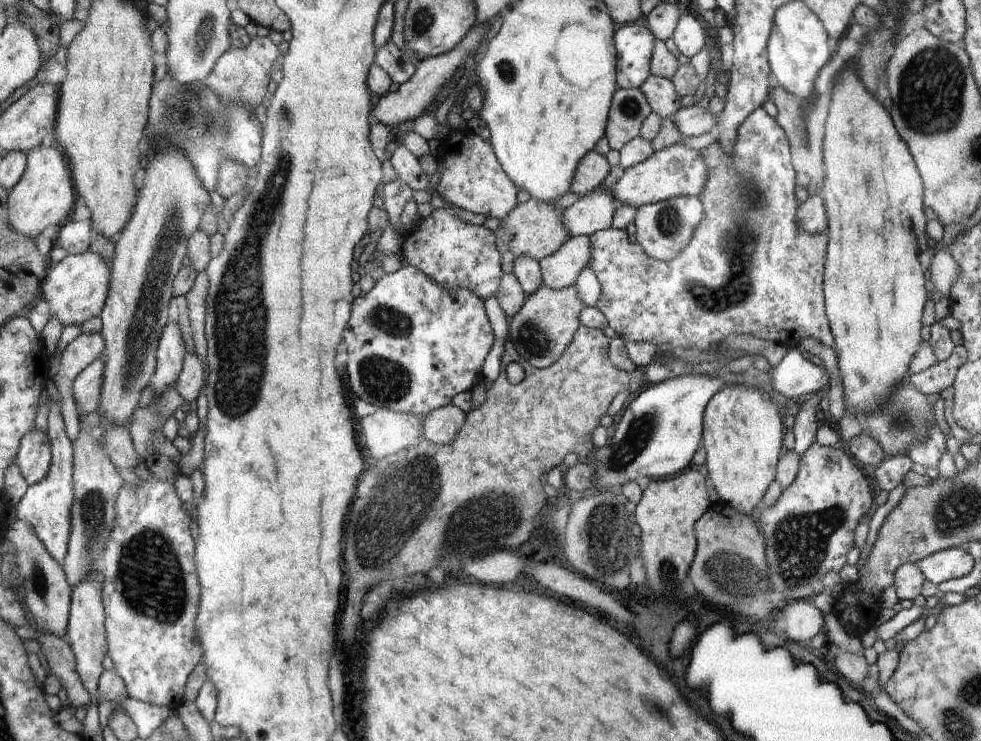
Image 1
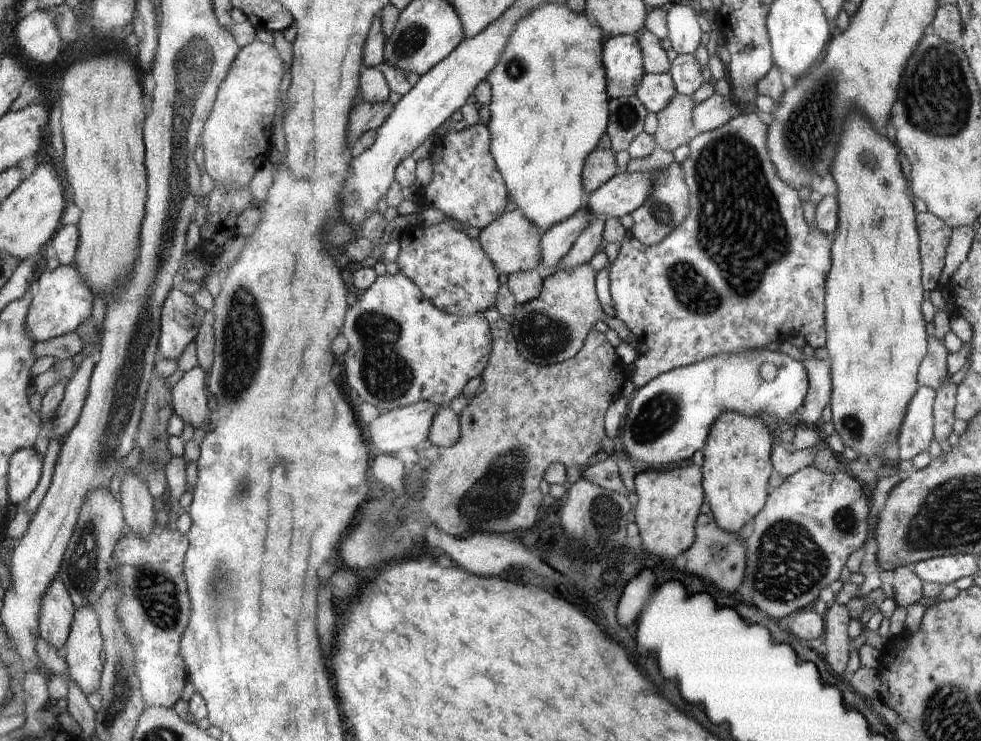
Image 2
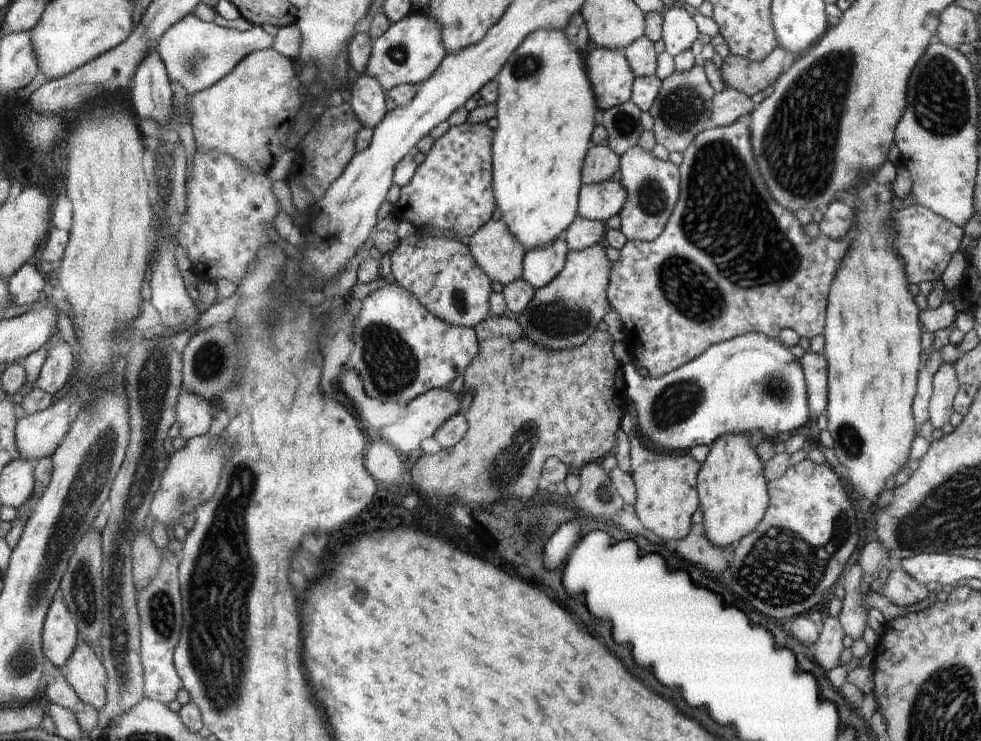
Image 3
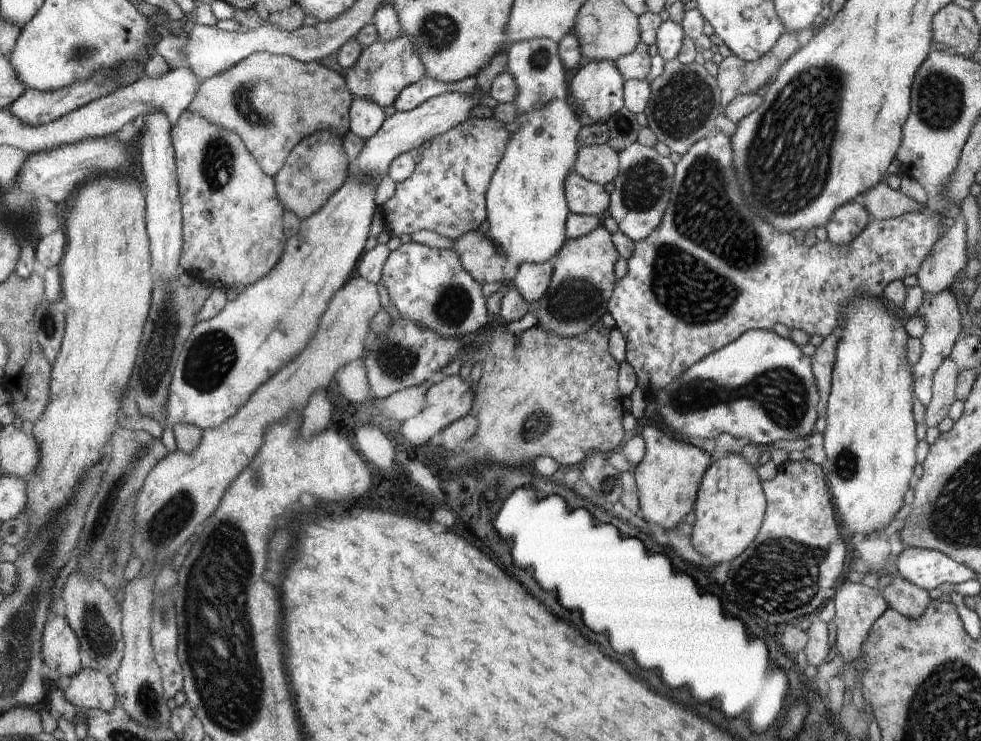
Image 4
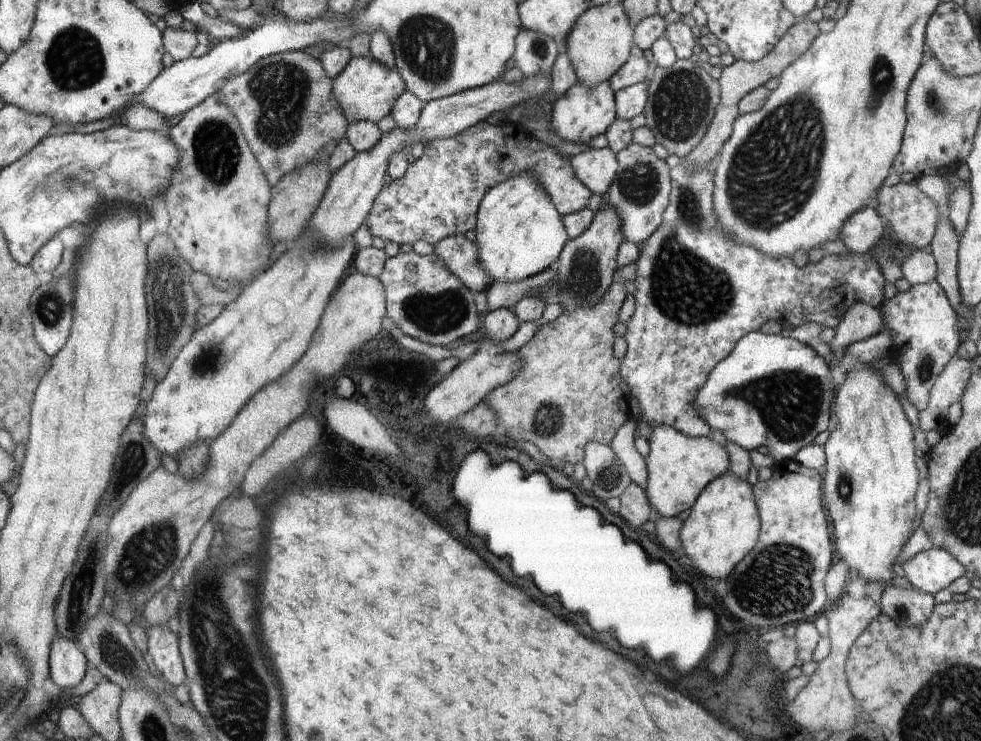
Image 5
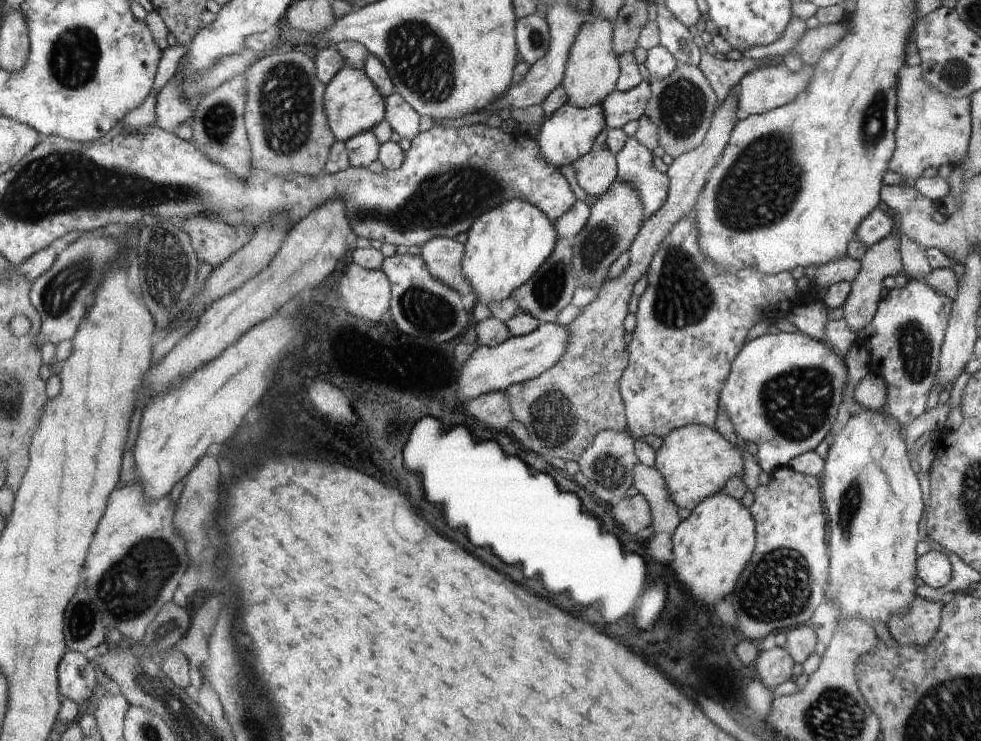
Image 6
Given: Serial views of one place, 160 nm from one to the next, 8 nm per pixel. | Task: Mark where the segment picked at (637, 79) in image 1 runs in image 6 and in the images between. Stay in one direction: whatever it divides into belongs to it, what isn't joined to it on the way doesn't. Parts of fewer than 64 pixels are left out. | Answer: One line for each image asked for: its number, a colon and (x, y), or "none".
2: (622, 62)
3: (611, 78)
4: (596, 89)
5: (581, 113)
6: (570, 132)

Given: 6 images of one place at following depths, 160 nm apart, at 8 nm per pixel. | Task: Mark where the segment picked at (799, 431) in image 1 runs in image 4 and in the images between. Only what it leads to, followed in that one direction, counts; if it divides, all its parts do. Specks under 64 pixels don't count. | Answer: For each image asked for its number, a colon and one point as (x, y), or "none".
2: (818, 395)
3: (814, 365)
4: (822, 362)

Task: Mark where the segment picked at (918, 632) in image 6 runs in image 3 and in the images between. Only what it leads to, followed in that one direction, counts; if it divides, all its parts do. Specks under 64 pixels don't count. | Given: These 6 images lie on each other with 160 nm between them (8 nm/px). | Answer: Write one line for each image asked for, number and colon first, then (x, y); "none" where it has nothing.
3: (900, 588)
4: (911, 601)
5: (907, 607)

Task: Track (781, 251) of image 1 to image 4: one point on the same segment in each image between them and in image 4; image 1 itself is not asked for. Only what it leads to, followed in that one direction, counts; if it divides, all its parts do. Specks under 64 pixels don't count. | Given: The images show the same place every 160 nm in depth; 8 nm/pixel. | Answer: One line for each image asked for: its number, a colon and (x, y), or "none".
2: (744, 268)
3: (671, 312)
4: (709, 233)

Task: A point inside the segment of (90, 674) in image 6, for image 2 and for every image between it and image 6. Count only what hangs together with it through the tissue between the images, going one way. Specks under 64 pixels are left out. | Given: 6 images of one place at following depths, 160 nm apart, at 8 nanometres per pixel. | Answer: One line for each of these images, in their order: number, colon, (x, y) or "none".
2: (57, 613)
3: (60, 635)
4: (60, 646)
5: (67, 664)

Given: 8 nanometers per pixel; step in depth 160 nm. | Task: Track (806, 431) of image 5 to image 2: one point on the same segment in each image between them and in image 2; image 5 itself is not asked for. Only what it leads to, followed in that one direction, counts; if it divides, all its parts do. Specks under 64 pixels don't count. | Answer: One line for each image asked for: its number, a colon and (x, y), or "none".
2: (668, 420)
3: (751, 382)
4: (761, 387)

